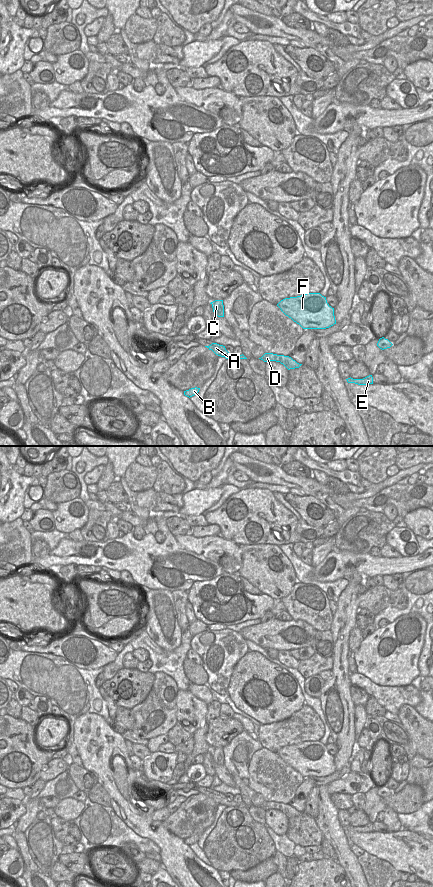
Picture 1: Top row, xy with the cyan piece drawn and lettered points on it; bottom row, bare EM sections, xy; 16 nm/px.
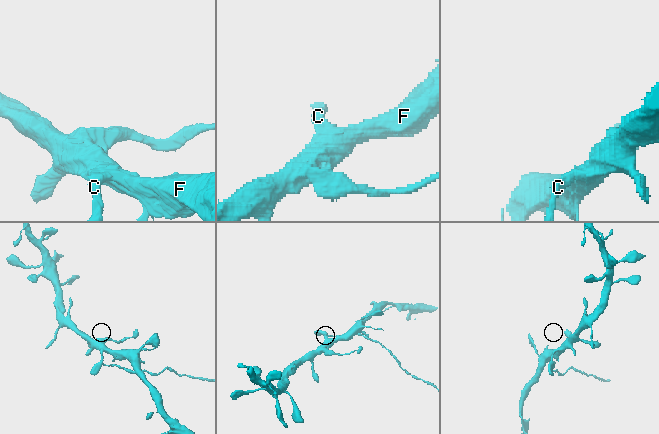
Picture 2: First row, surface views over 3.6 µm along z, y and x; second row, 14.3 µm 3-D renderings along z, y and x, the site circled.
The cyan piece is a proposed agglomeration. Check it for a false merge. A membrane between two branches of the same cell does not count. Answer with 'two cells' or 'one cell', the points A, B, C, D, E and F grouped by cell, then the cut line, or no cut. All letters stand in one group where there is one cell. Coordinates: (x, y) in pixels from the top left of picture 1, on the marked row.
two cells; groups A B C F / D E; cut xy (225, 349), (219, 355)

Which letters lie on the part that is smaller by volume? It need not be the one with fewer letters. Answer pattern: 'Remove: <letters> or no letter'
Remove: D, E

